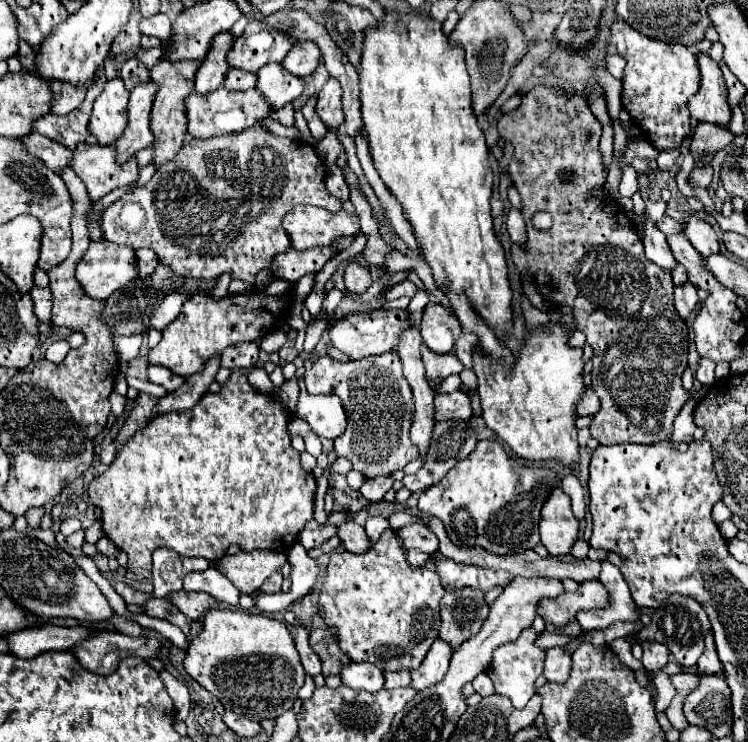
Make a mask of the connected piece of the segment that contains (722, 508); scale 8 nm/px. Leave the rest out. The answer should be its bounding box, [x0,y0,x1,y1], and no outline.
[712,501,732,525]

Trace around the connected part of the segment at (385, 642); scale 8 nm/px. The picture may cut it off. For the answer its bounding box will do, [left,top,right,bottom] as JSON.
[319,529,445,671]

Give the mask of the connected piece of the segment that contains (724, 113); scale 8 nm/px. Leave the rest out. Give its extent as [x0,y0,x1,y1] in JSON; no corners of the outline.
[687,53,731,127]

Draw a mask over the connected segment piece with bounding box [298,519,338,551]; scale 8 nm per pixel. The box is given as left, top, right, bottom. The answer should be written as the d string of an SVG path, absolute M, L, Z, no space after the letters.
M315 519L309 521L299 534L298 541L309 551L337 535L338 528L334 525L319 525Z

